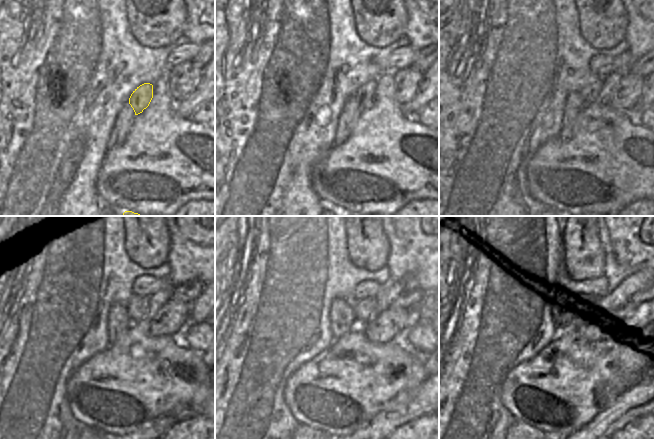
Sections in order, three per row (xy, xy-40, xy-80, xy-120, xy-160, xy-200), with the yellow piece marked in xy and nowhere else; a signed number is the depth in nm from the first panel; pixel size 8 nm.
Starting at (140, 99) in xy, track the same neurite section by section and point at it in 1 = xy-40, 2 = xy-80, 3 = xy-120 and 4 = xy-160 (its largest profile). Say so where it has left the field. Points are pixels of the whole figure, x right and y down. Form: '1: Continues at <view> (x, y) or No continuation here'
1: Continues at xy-40 (364, 95)
2: Continues at xy-80 (589, 94)
3: Continues at xy-120 (138, 307)
4: Continues at xy-160 (363, 309)

